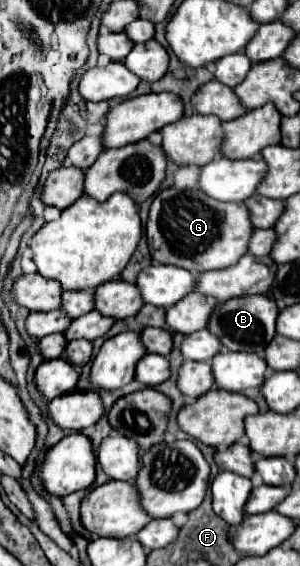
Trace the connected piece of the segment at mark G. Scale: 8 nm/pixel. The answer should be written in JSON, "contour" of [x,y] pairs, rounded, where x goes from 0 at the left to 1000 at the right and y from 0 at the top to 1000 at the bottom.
{"contour":[[[583,329],[537,336],[497,371],[490,424],[510,463],[577,466],[643,484],[690,477],[763,473],[823,449],[850,399],[830,389],[830,371],[797,357],[737,357],[683,346],[663,332],[590,336]]]}

